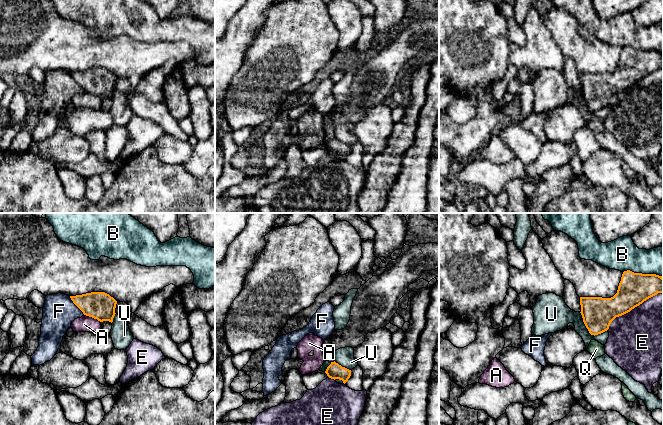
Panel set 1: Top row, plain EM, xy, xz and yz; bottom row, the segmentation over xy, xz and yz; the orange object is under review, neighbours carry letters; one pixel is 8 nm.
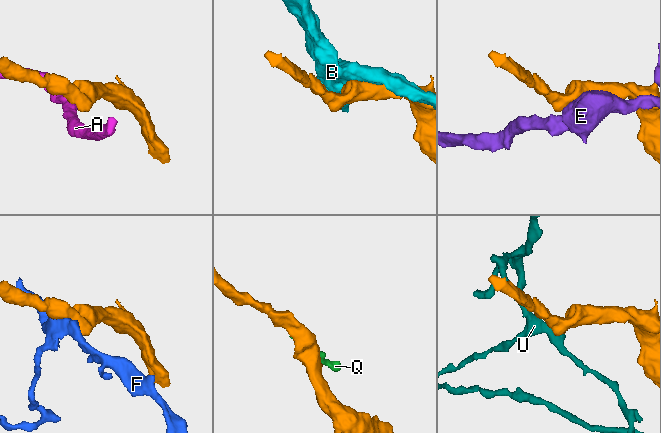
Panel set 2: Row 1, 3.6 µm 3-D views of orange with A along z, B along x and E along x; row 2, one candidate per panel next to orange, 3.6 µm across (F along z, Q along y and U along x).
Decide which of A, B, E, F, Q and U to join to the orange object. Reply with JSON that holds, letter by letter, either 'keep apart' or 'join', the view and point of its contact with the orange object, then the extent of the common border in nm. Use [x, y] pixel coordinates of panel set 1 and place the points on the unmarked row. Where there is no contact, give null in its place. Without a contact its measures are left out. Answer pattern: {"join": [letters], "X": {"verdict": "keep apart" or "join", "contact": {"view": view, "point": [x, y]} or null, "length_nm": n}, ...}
{"join": [], "A": {"verdict": "keep apart", "contact": {"view": "xy", "point": [92, 93]}, "length_nm": 150}, "B": {"verdict": "keep apart", "contact": {"view": "yz", "point": [641, 49]}, "length_nm": 320}, "E": {"verdict": "keep apart", "contact": {"view": "yz", "point": [632, 84]}, "length_nm": 550}, "F": {"verdict": "keep apart", "contact": {"view": "xy", "point": [75, 80]}, "length_nm": 200}, "Q": {"verdict": "keep apart", "contact": {"view": "xz", "point": [327, 143]}, "length_nm": 100}, "U": {"verdict": "keep apart", "contact": {"view": "yz", "point": [588, 106]}, "length_nm": 280}}

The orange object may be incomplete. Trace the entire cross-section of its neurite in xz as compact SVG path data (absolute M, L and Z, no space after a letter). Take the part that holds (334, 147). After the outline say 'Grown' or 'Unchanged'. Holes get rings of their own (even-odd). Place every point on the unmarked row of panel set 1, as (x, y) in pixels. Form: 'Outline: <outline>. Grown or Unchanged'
Outline: M335 137L331 138L331 140L327 143L325 149L331 155L342 156L344 160L348 157L348 155L351 152L351 146L349 146L345 143L342 143Z. Unchanged

